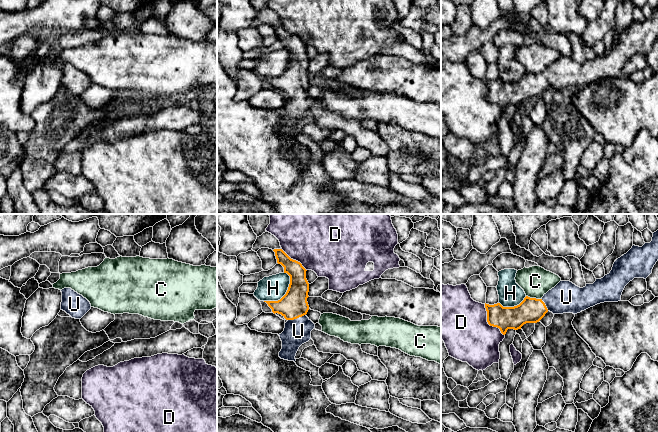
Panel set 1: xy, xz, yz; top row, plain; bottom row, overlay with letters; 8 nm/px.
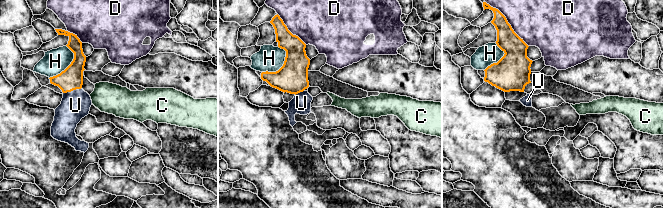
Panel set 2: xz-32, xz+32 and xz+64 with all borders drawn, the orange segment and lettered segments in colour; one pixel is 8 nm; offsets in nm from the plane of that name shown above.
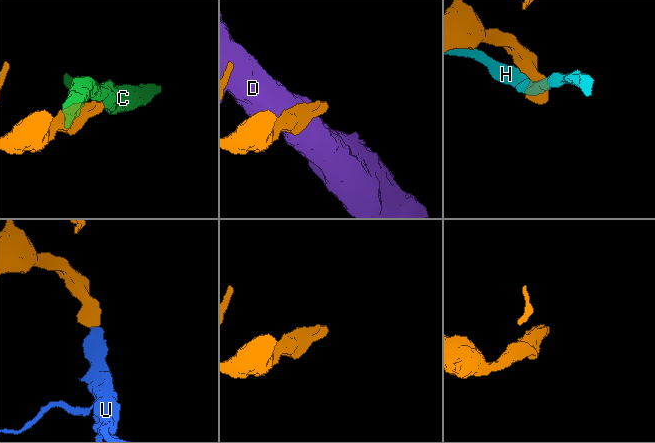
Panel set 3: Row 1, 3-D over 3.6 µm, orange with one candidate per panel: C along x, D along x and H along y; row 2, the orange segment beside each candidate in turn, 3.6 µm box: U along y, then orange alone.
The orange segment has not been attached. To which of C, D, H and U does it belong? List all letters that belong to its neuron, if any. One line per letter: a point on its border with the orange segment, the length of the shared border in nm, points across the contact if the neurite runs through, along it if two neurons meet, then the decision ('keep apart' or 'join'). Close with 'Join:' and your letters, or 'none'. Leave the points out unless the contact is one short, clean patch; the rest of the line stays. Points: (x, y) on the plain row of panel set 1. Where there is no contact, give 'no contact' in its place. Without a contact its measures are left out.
C: contact yz (534, 74); length 130 nm; keep apart
D: contact yz (487, 97); length 300 nm; keep apart
H: contact xz (286, 69); length 300 nm; keep apart
U: contact xz (296, 94); length 150 nm; way xz (293, 80), (296, 94), (298, 107); join
Join: U

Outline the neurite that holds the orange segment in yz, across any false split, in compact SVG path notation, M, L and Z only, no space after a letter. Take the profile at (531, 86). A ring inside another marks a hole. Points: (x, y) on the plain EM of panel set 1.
M658 6L653 9L650 19L642 23L633 21L614 38L609 50L593 60L580 64L570 57L560 57L541 75L526 72L514 83L485 79L487 98L505 111L508 105L518 106L526 99L539 98L548 87L577 90L600 79L621 77L625 62L634 54L646 55L657 37Z

